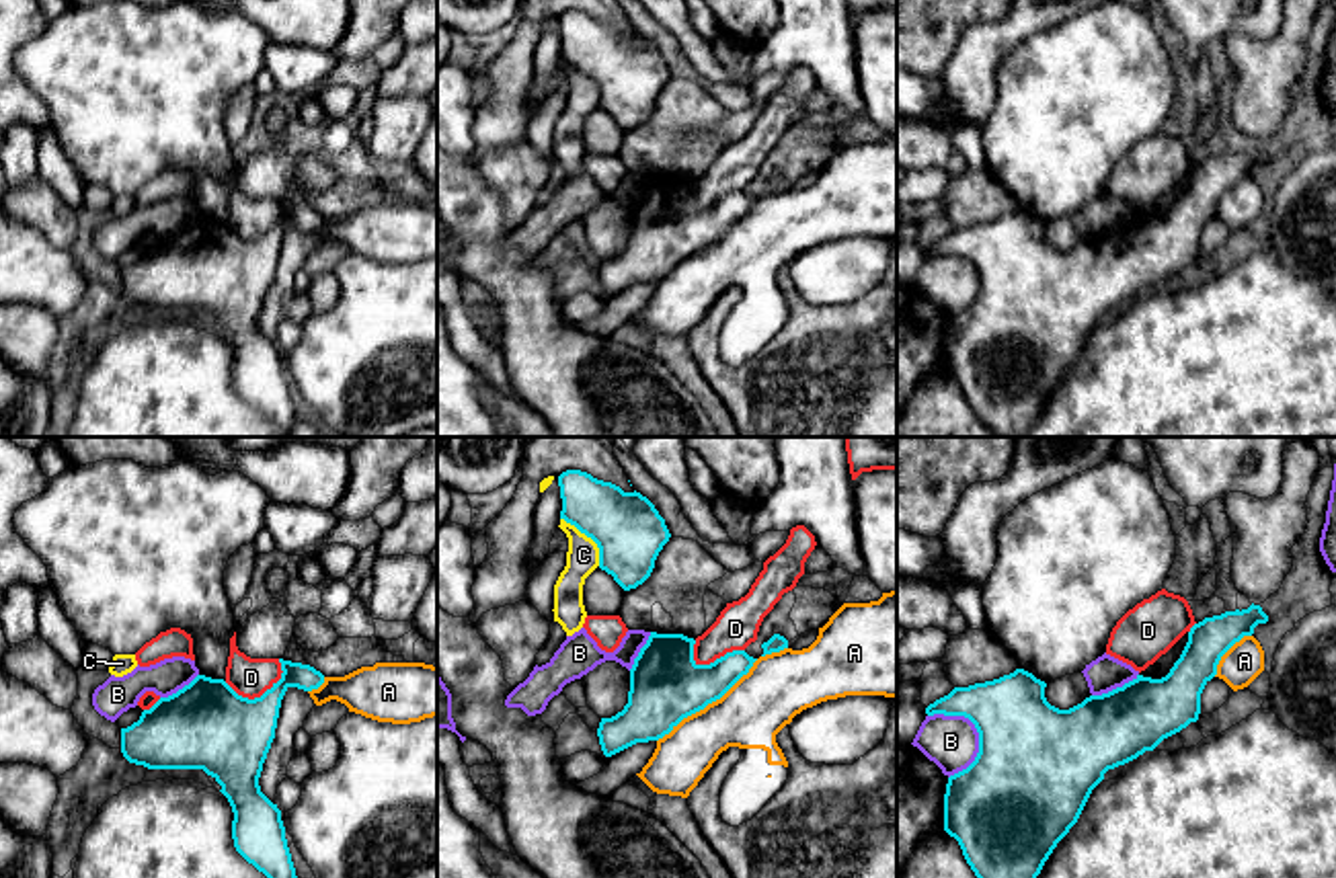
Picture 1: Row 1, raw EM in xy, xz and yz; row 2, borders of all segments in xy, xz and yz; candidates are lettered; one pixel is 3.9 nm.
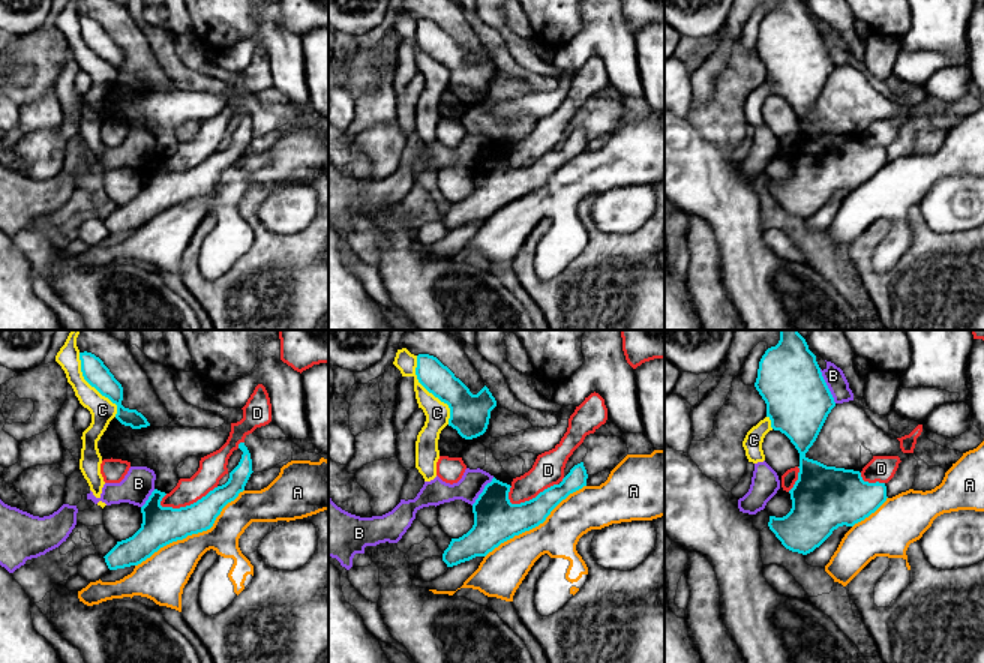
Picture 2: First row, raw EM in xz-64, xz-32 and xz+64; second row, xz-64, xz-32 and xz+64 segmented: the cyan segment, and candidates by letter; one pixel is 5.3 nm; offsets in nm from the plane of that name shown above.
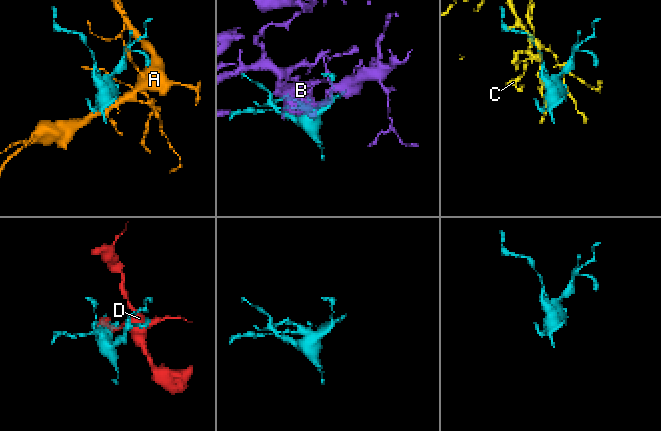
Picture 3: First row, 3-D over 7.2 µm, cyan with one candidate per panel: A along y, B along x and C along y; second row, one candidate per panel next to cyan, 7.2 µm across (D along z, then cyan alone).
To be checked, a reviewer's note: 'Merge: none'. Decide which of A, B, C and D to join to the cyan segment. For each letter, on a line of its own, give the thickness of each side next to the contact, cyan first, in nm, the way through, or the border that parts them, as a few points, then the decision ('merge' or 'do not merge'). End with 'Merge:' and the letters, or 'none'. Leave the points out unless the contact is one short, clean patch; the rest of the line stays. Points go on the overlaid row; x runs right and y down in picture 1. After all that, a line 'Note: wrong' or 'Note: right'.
A: calibres 280 and 260 nm; do not merge
B: calibres 460 and 200 nm; do not merge
C: calibres 280 and 130 nm; do not merge
D: calibres 340 and 160 nm; do not merge
Merge: none
Note: right

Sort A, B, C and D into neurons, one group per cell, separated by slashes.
A / B / C / D

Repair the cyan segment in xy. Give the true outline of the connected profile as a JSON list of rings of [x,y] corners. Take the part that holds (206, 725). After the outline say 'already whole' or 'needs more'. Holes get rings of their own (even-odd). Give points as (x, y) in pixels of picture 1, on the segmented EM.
[[[283,661],[281,679],[261,697],[238,695],[224,679],[197,675],[189,685],[168,697],[160,697],[140,720],[121,728],[121,753],[129,763],[148,769],[203,769],[228,798],[234,821],[232,839],[236,851],[267,878],[298,878],[285,839],[281,810],[259,786],[263,763],[275,739],[279,708],[285,691],[298,687],[318,689],[324,675],[310,665]]]; already whole

